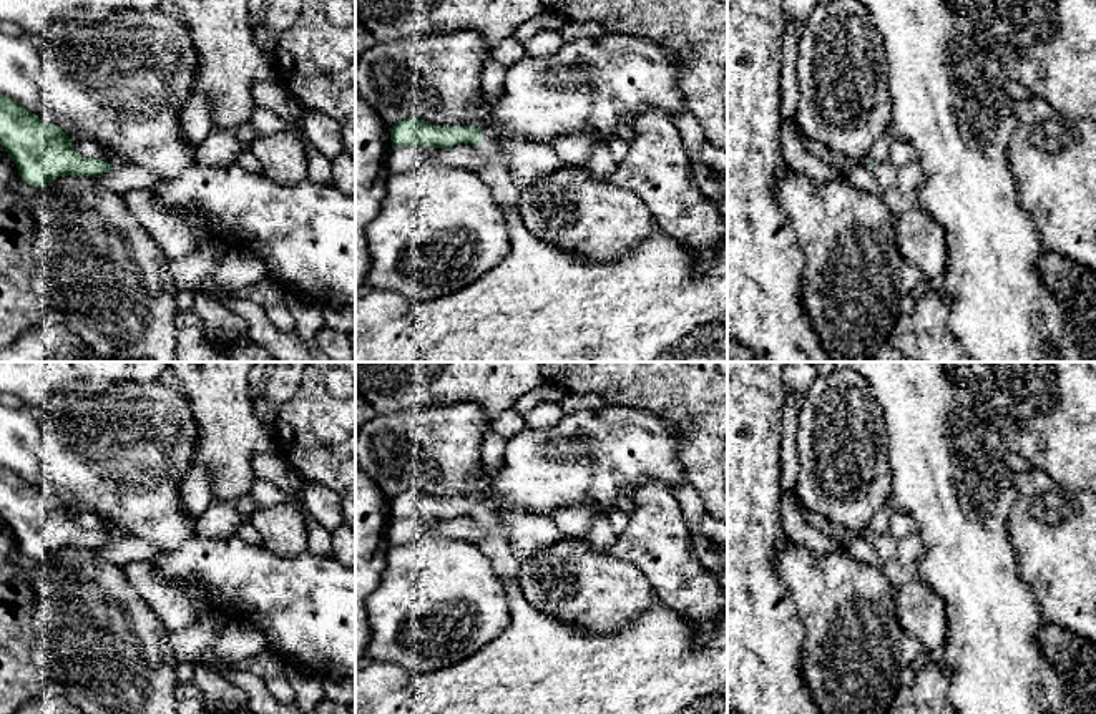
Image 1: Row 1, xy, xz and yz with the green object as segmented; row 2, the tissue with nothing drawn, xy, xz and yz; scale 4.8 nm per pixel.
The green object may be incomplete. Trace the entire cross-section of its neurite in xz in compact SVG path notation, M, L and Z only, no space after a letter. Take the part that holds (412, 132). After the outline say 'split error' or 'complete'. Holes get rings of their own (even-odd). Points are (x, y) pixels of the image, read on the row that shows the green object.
M409 118L390 130L392 146L452 148L460 143L473 144L490 163L503 164L506 156L500 141L475 126L435 126L418 118Z; split error

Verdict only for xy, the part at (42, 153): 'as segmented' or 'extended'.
as segmented

